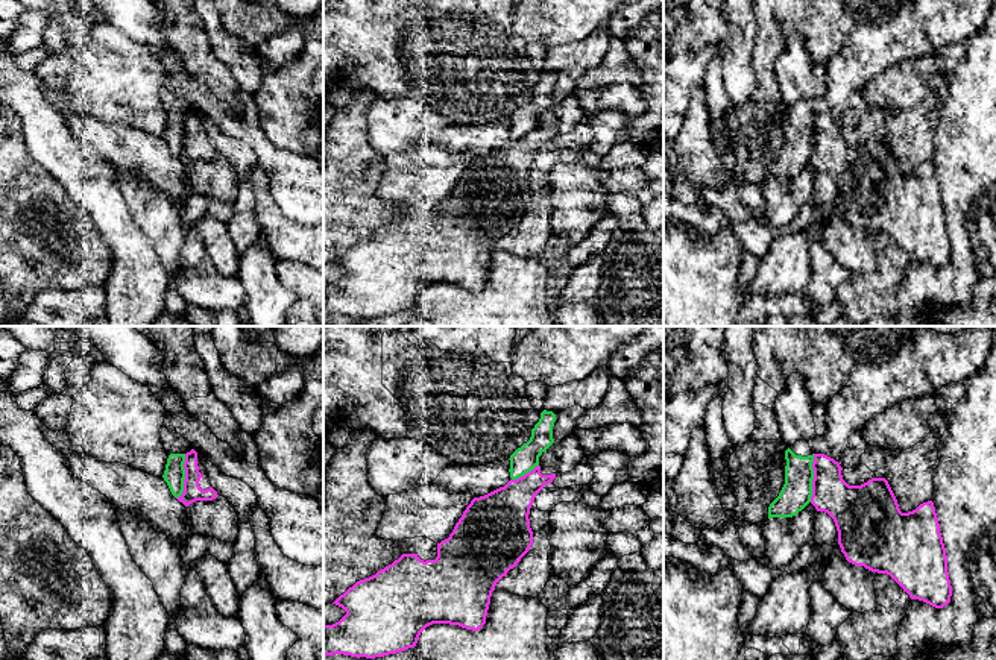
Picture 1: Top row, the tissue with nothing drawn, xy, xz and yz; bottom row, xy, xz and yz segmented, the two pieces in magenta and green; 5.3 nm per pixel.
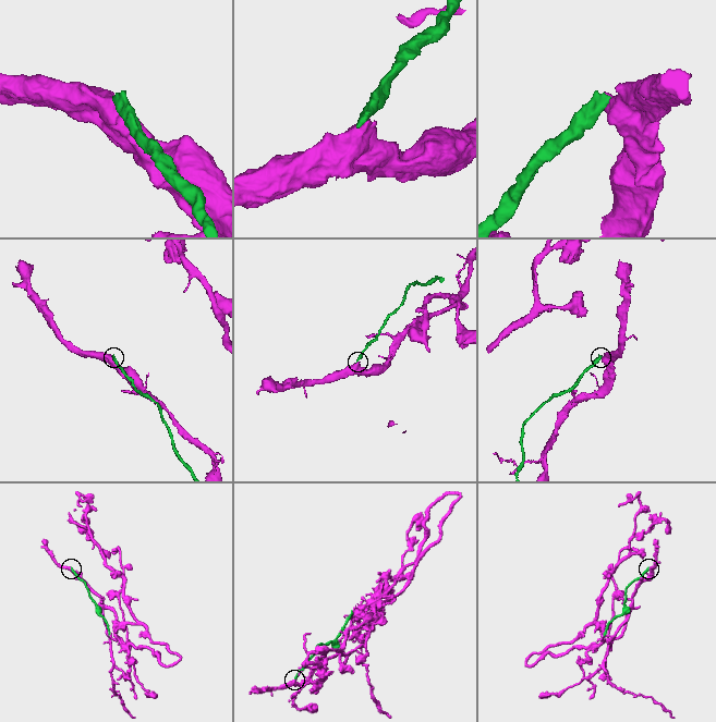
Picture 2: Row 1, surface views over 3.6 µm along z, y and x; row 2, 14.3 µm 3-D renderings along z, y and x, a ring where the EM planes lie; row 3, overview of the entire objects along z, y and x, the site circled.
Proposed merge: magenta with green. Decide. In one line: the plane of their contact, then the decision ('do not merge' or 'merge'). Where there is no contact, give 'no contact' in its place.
contact in yz; do not merge

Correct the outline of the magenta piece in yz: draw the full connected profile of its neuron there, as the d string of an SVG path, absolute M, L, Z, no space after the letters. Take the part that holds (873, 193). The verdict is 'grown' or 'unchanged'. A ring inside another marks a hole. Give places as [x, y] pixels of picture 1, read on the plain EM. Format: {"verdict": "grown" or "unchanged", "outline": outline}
{"verdict": "unchanged", "outline": "M814 114L812 129L811 164L834 179L849 223L890 235L911 259L935 269L950 262L947 215L932 161L902 173L885 138L849 146L840 123L824 114Z"}

